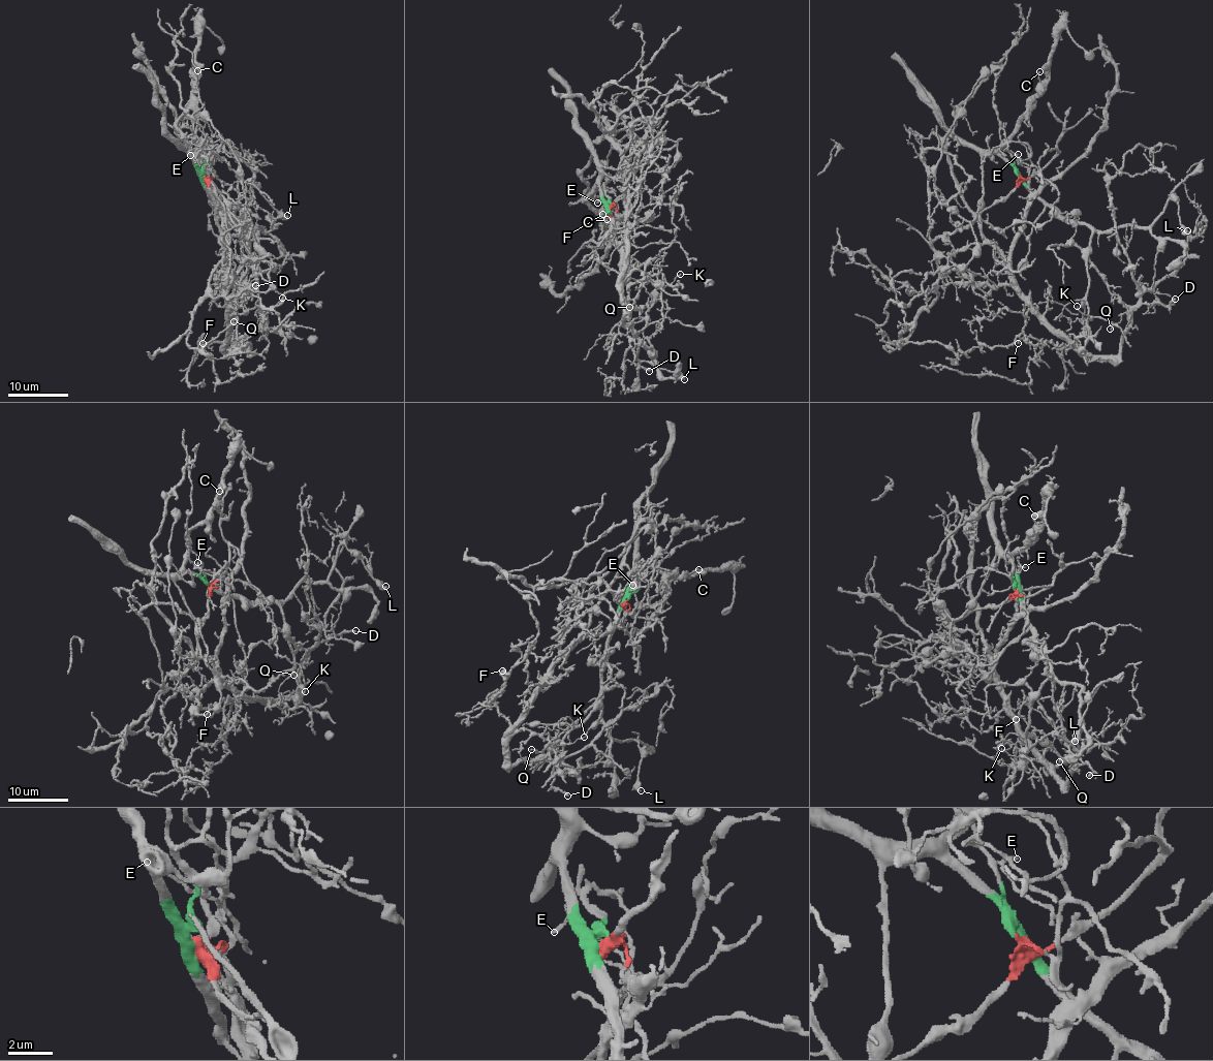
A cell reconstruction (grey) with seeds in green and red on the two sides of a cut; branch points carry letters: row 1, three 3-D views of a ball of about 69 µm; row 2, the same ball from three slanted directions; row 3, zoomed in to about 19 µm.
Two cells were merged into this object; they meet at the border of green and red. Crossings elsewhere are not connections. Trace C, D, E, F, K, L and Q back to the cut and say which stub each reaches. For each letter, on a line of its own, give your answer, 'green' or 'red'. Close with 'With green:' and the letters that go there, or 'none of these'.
C: green
D: red
E: red
F: red
K: green
L: green
Q: red
With green: C, K, L

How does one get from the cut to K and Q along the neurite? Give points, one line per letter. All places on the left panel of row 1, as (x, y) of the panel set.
K: (205, 174), (204, 187), (210, 205), (229, 223), (248, 254), (256, 280), (257, 303), (270, 309), (281, 297)
Q: (205, 174), (213, 181), (215, 204), (224, 236), (226, 349), (230, 344), (229, 318), (234, 307), (232, 320)

